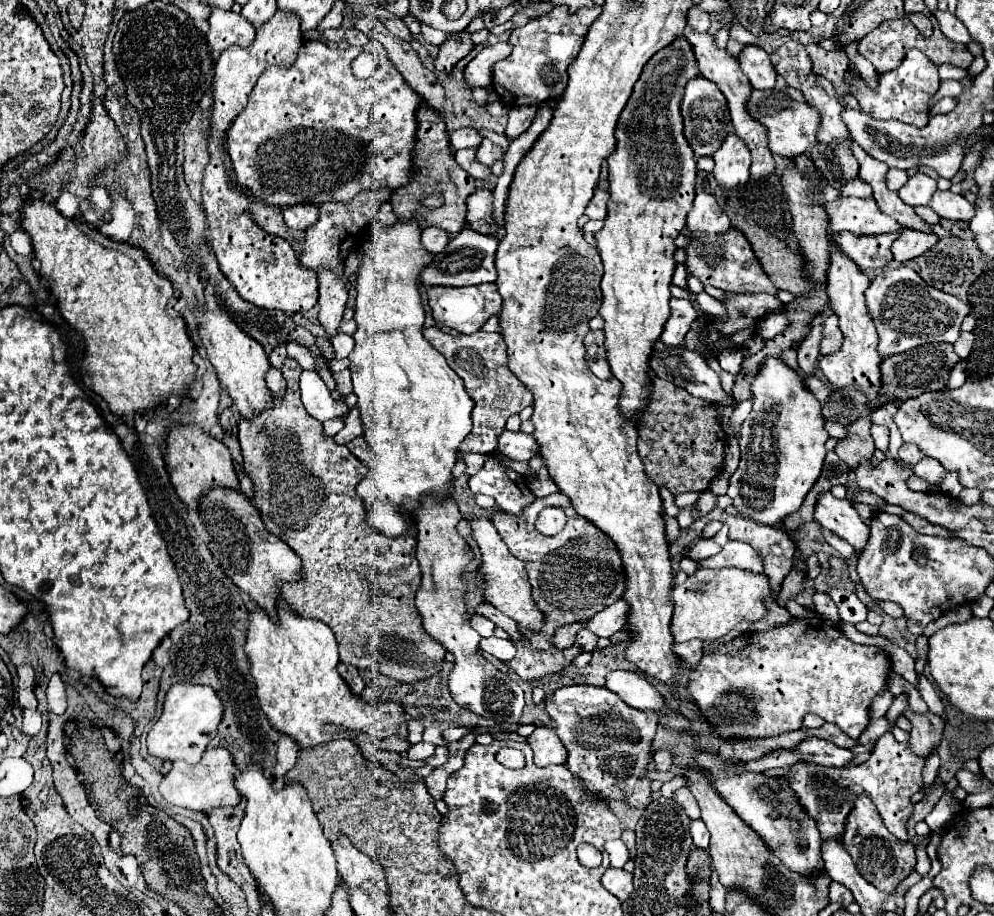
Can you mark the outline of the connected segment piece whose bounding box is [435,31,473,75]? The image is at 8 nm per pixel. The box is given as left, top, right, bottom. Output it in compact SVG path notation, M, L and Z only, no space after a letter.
M461 31L457 35L451 35L439 47L439 55L435 59L435 69L439 69L445 75L451 75L455 63L459 59L463 59L471 49L473 49L473 41L471 41L471 35L467 31Z

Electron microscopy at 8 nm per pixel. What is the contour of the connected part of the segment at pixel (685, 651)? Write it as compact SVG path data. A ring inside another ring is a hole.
M693 639L693 641L687 641L687 643L675 643L671 649L685 667L693 669L695 663L699 663L699 659L701 659L703 643L699 643L699 639Z

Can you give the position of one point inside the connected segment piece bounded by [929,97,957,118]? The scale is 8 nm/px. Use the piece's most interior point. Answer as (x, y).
(942, 106)

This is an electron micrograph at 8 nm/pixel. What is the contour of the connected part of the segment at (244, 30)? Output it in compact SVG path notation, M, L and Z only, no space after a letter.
M211 11L209 25L211 27L205 39L213 53L221 53L231 45L249 47L255 39L255 27L251 27L251 23L247 23L241 13Z

